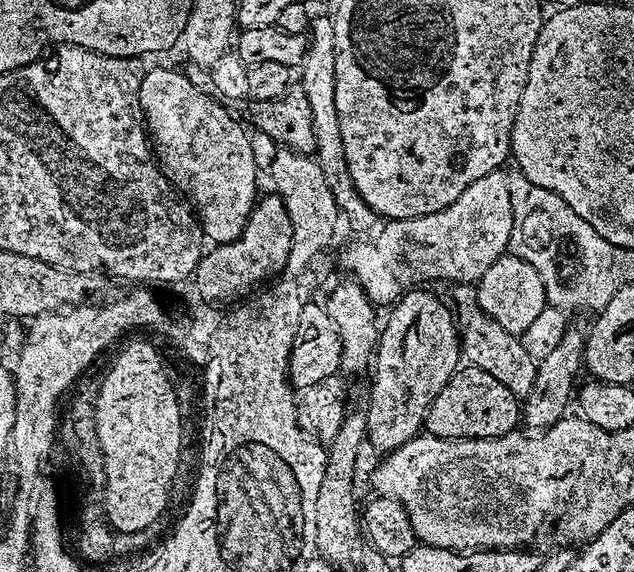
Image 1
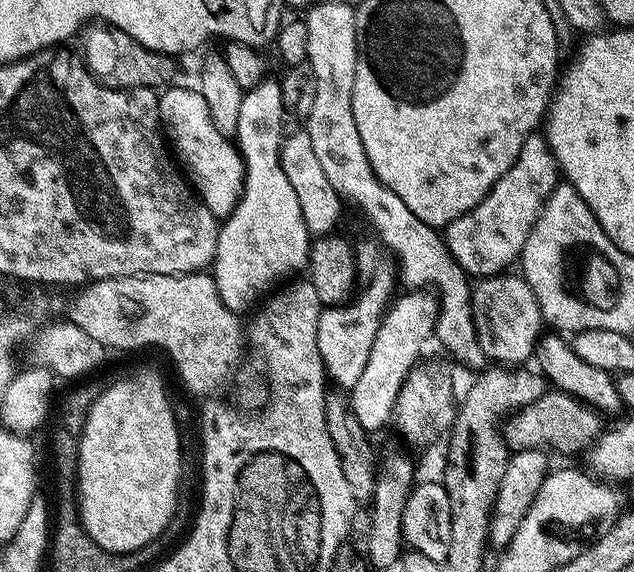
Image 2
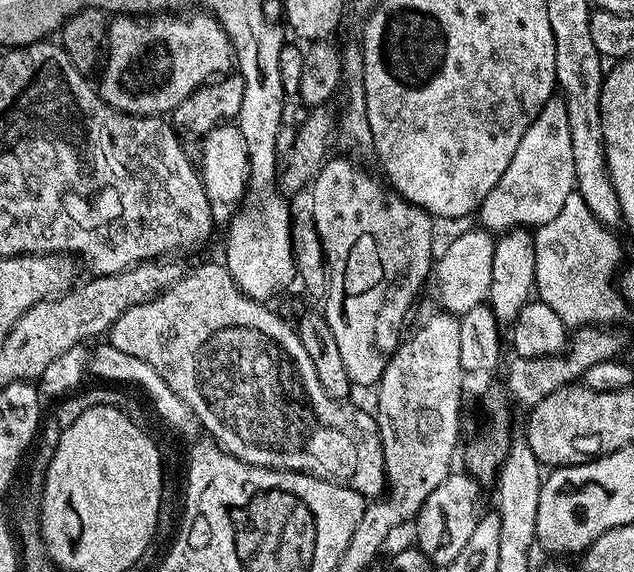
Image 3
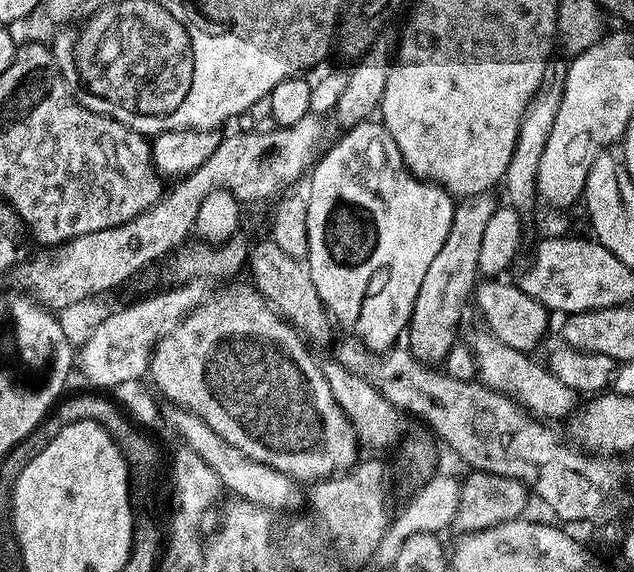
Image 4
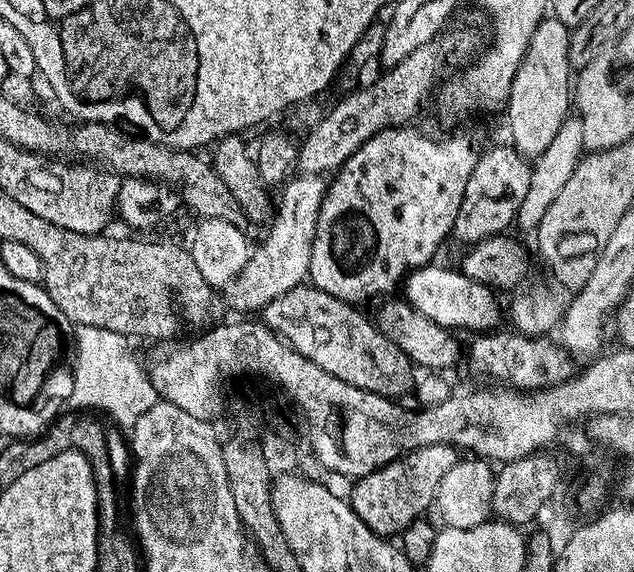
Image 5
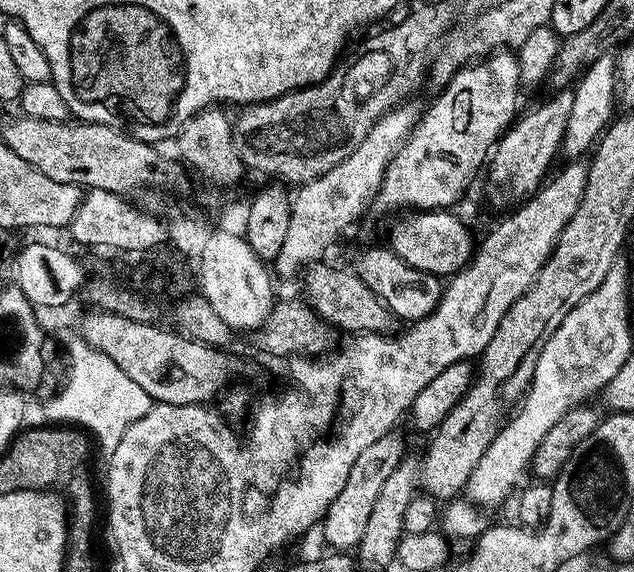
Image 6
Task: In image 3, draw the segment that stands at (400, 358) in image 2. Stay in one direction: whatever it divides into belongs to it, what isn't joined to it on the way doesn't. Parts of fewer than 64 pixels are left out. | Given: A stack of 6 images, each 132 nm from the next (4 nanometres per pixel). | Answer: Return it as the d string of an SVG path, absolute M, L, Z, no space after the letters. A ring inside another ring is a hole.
M473 226L469 232L456 236L444 248L444 253L435 257L430 273L430 288L436 295L441 309L451 312L453 316L465 316L474 306L485 303L490 290L491 274L496 240L493 233Z

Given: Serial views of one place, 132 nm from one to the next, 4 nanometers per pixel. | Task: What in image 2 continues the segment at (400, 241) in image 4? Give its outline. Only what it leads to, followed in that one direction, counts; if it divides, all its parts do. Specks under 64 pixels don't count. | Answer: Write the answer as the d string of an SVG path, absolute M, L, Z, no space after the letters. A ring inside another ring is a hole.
M375 238L364 240L355 245L356 274L358 277L358 291L340 307L325 307L318 318L318 350L322 354L324 371L327 379L332 380L339 389L350 390L354 382L362 375L366 362L370 359L370 348L374 346L374 338L378 334L380 319L387 312L389 304L394 299L398 288L398 265L391 252Z

